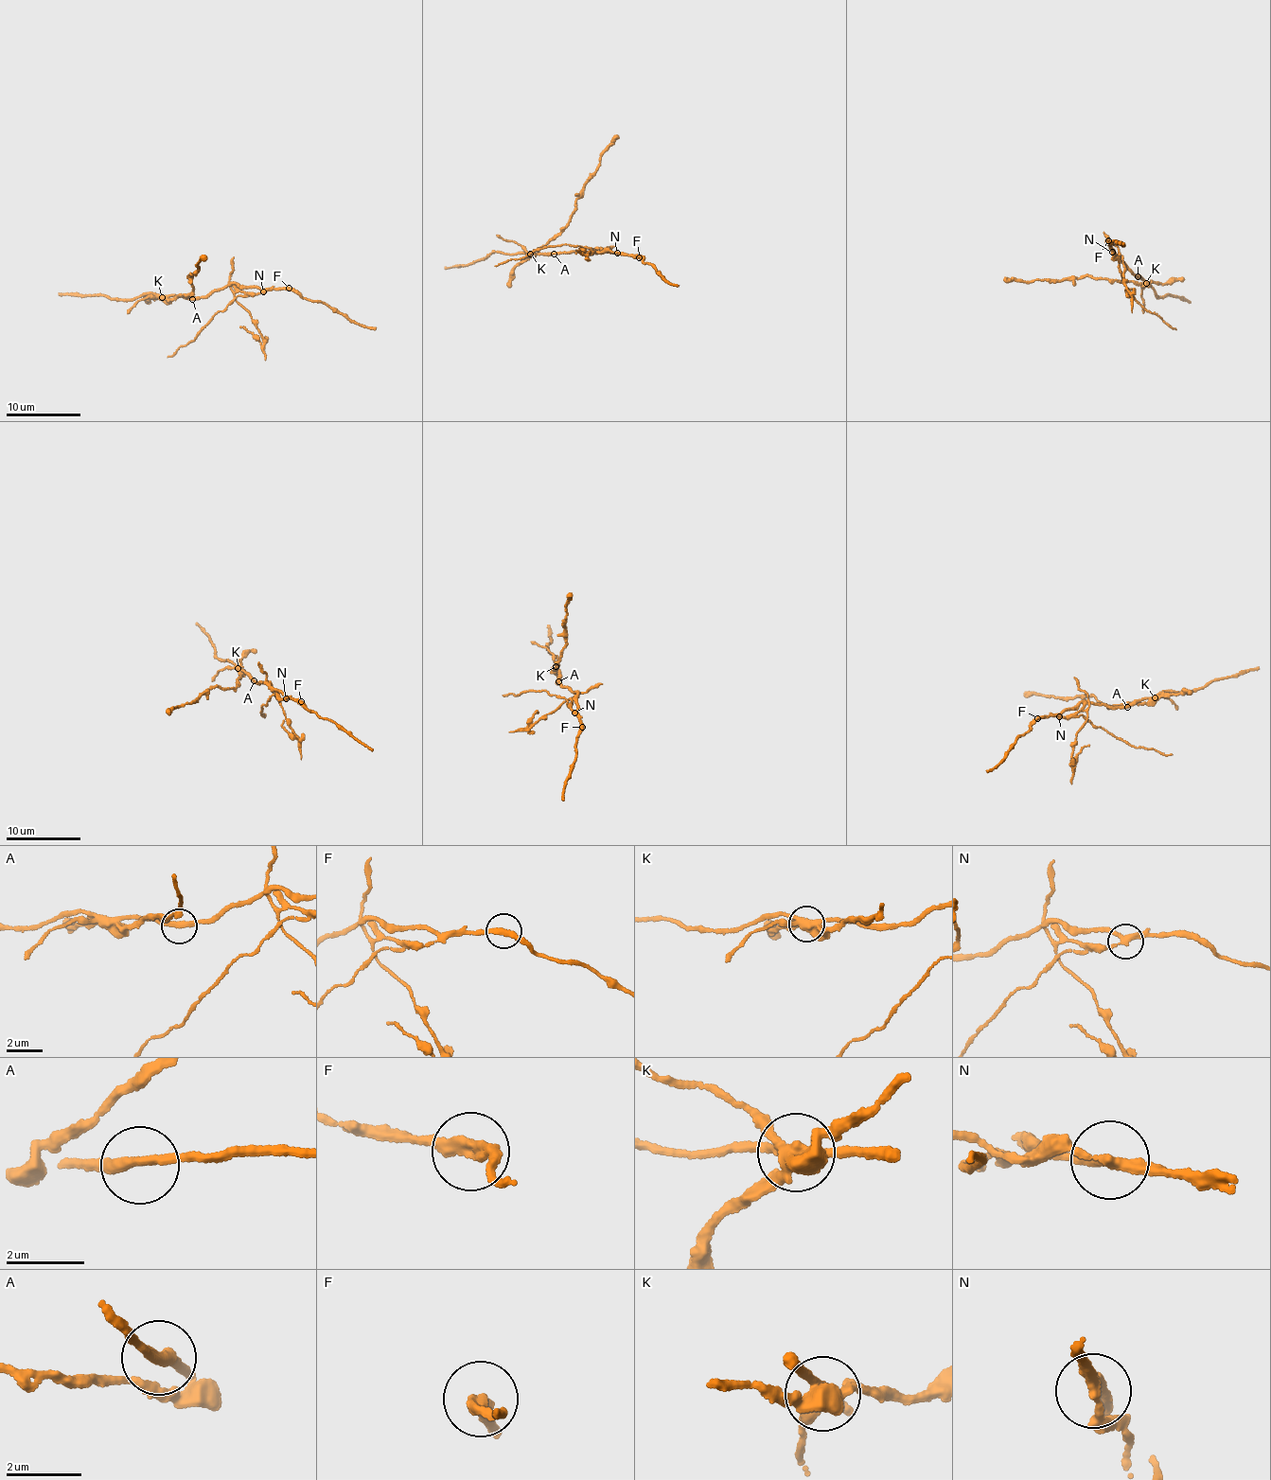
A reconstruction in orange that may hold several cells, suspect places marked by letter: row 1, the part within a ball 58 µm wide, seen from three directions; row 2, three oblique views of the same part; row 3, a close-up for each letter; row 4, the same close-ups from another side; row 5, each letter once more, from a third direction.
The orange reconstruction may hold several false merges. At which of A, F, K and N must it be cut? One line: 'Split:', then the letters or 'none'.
Split: K, N

